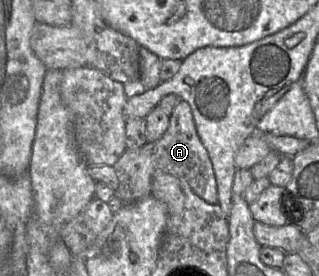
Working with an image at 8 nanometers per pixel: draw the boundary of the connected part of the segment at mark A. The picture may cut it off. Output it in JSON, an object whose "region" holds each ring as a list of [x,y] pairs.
{"region":[[[183,99],[174,107],[169,126],[160,139],[147,142],[137,149],[126,149],[113,167],[119,180],[115,196],[124,204],[132,204],[151,195],[152,178],[157,170],[184,180],[207,203],[218,203],[217,184],[210,157],[197,134],[191,107]]]}

